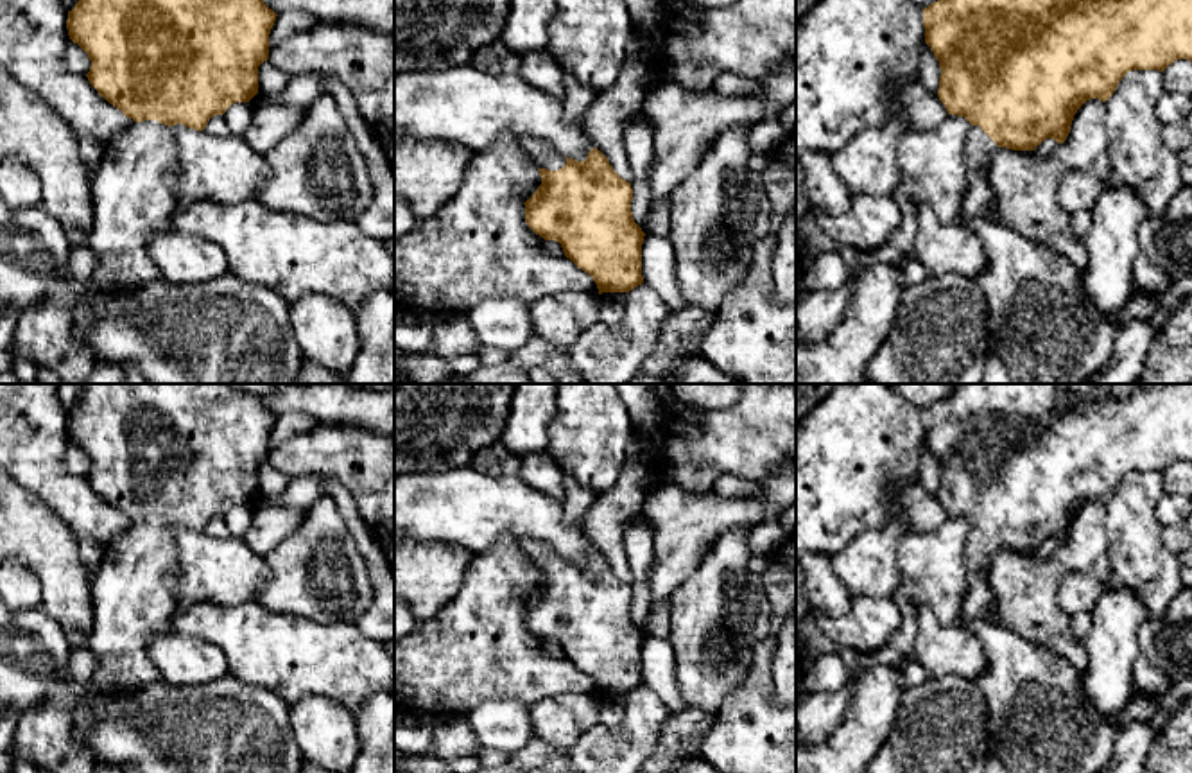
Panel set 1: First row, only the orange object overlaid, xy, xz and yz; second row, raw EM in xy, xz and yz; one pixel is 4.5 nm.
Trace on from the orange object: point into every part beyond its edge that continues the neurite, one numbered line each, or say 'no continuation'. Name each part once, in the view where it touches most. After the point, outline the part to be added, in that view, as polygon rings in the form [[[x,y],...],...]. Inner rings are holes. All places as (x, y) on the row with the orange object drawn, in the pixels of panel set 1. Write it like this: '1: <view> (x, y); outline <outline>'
1: xz (542, 155); outline [[[523,136],[520,138],[520,145],[525,151],[525,154],[531,158],[531,161],[540,169],[559,170],[566,163],[565,156],[561,156],[548,143],[543,143],[536,138]]]

